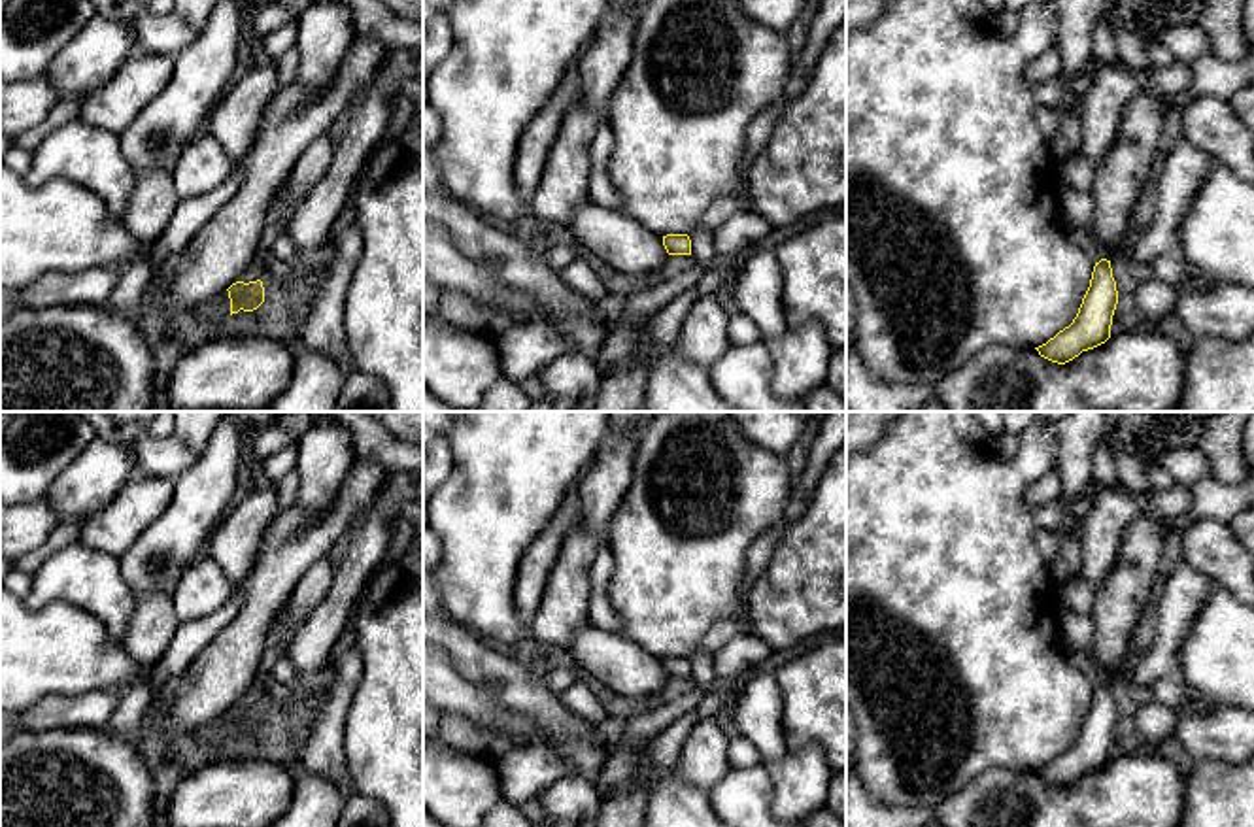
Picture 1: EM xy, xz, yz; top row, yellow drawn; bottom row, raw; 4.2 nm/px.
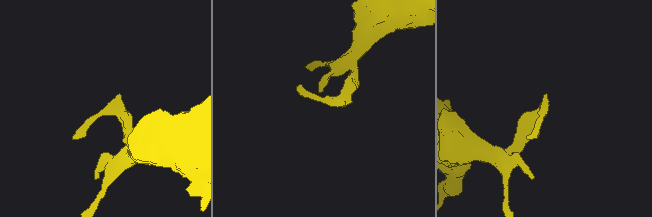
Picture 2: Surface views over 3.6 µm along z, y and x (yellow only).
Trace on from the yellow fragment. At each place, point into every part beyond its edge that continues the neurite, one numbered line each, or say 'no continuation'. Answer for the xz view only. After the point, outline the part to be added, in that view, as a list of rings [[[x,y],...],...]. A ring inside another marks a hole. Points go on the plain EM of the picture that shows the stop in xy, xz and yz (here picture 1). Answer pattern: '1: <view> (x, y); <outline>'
no continuation

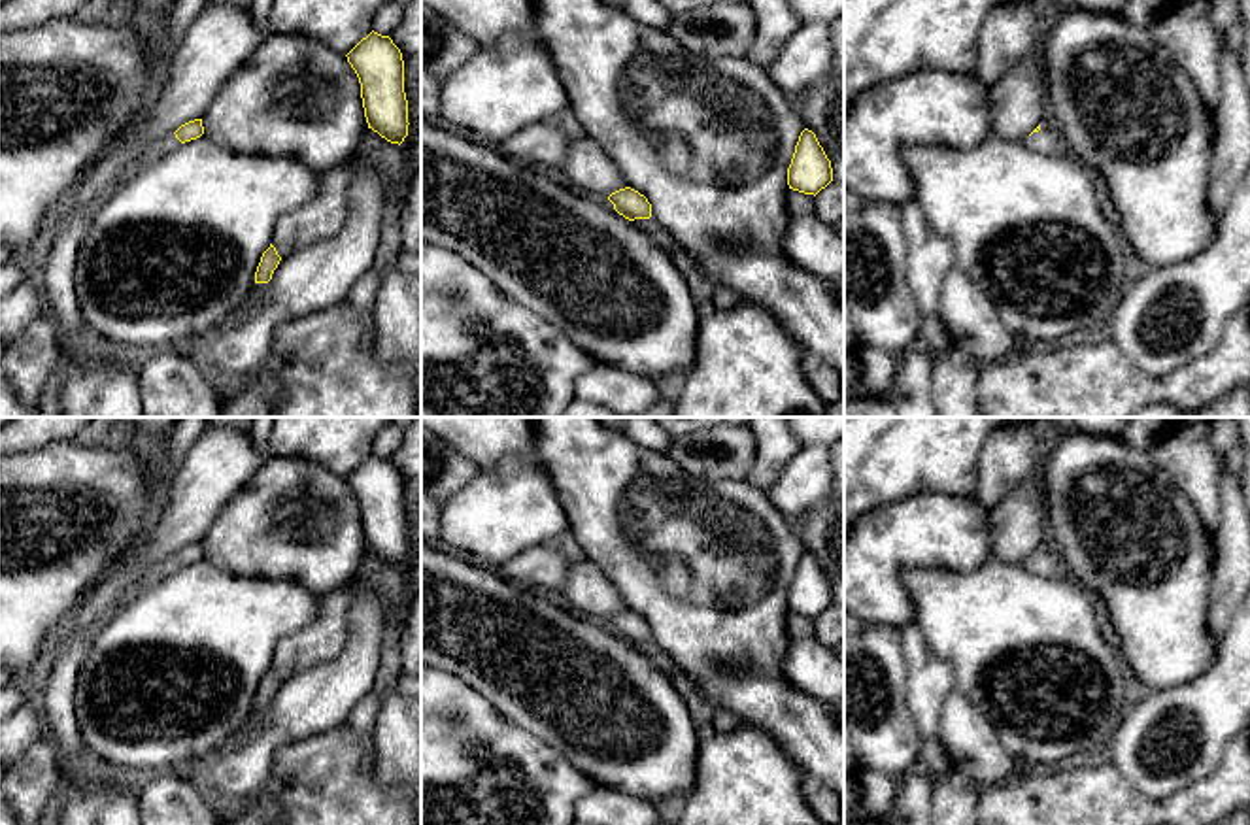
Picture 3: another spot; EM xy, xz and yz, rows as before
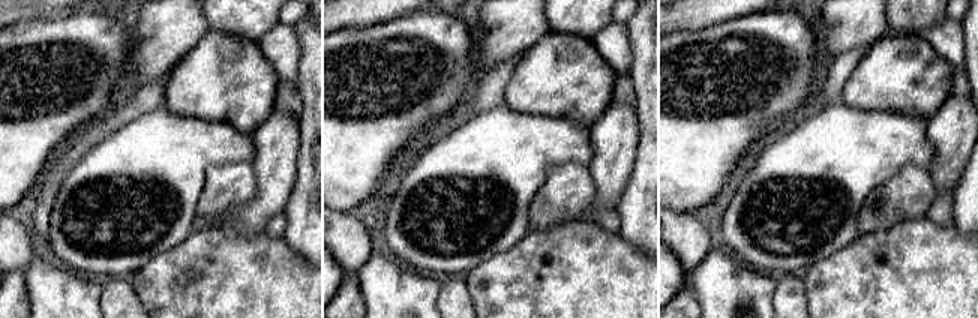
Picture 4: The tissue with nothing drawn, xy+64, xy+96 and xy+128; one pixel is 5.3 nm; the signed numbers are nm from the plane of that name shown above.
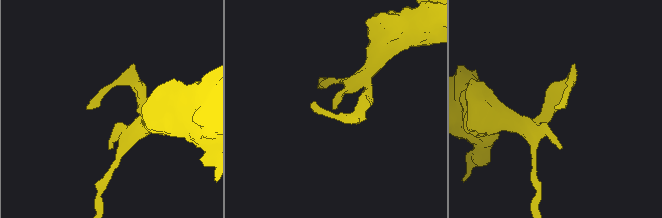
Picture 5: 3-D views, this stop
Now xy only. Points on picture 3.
1: xy (59, 697); [[[168,557],[164,563],[153,566],[140,583],[130,585],[121,595],[115,608],[108,615],[98,619],[81,636],[77,636],[66,653],[53,665],[43,689],[42,716],[53,742],[62,753],[62,765],[70,774],[89,765],[87,749],[76,717],[76,685],[83,659],[87,657],[96,634],[121,606],[132,602],[147,587],[179,568],[181,564],[176,561],[176,557]]]

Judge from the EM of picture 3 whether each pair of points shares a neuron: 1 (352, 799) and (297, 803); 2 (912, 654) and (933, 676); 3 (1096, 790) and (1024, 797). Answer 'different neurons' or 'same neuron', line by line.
1: same neuron
2: same neuron
3: same neuron

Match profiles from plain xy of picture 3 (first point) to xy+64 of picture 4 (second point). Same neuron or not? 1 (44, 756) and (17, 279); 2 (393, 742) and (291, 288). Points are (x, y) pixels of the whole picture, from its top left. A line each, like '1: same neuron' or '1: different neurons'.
1: same neuron
2: different neurons

